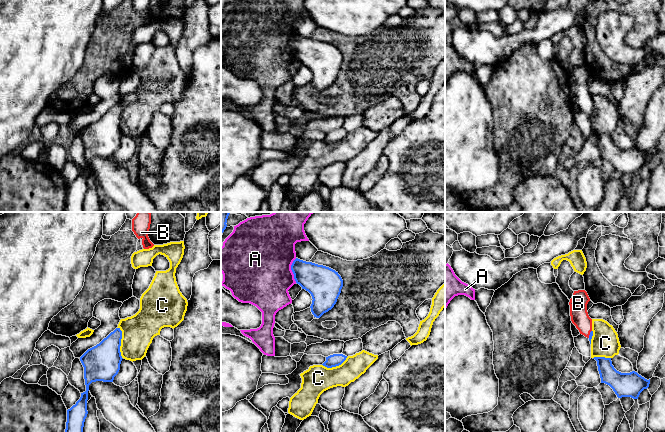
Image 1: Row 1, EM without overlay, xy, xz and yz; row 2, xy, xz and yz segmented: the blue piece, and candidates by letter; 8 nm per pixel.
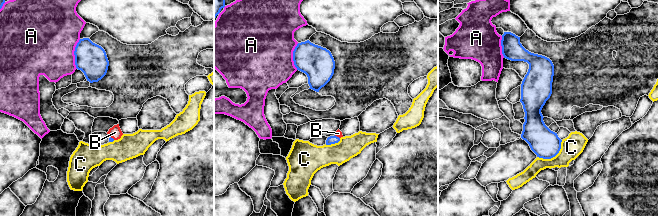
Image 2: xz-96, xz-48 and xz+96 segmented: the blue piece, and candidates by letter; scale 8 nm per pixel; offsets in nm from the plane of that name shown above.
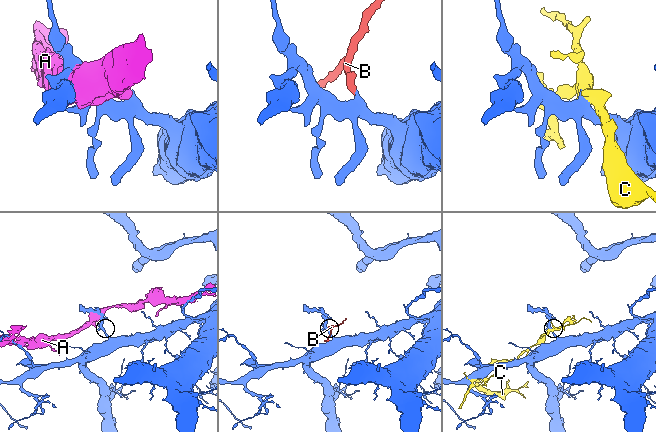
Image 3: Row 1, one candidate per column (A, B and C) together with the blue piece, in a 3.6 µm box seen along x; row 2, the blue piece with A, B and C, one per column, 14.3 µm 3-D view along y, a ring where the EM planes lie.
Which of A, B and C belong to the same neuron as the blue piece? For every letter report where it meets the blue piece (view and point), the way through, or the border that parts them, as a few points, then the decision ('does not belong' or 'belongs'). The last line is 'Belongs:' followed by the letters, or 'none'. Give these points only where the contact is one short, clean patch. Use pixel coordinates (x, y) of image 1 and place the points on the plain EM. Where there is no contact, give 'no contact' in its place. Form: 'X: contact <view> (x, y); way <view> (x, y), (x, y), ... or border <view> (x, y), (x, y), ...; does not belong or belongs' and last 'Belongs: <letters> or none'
A: contact xz (291, 45); does not belong
B: contact yz (590, 110); way yz (591, 109), (590, 110), (579, 93), (578, 82); belongs
C: contact xy (120, 119); border xy (117, 103), (121, 107), (120, 131), (122, 134); does not belong
Belongs: B

